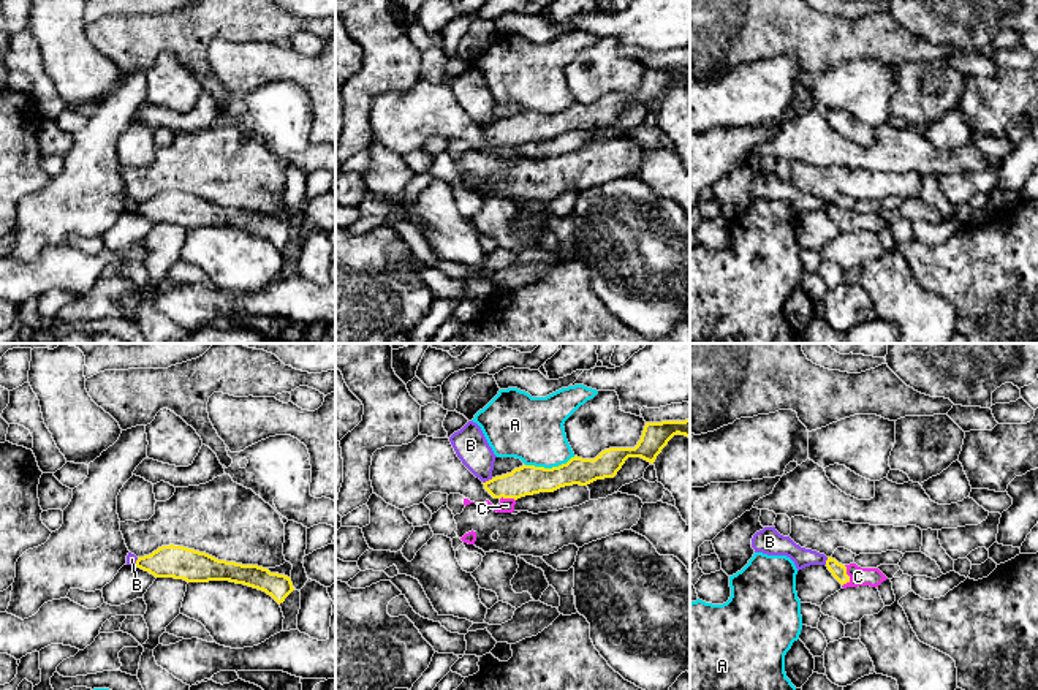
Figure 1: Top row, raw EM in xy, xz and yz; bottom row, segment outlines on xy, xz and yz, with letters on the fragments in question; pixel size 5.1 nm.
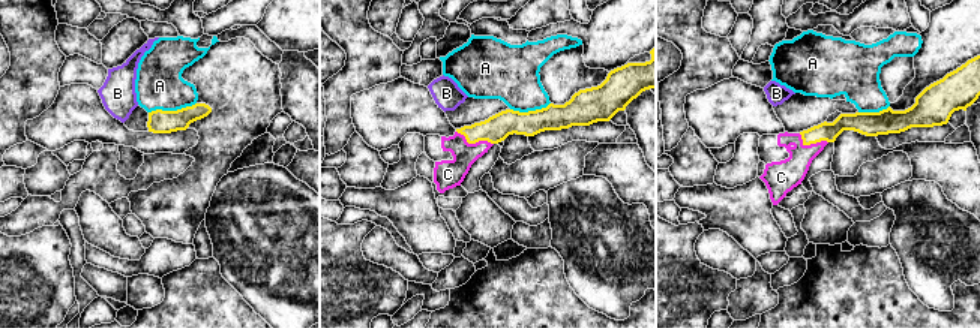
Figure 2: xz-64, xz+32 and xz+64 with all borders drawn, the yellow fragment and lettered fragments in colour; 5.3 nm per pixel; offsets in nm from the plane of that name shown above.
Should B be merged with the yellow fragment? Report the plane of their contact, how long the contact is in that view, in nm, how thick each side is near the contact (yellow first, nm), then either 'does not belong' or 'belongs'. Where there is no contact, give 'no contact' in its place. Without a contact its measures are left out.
xz | 60 nm | 160/170 nm | does not belong

